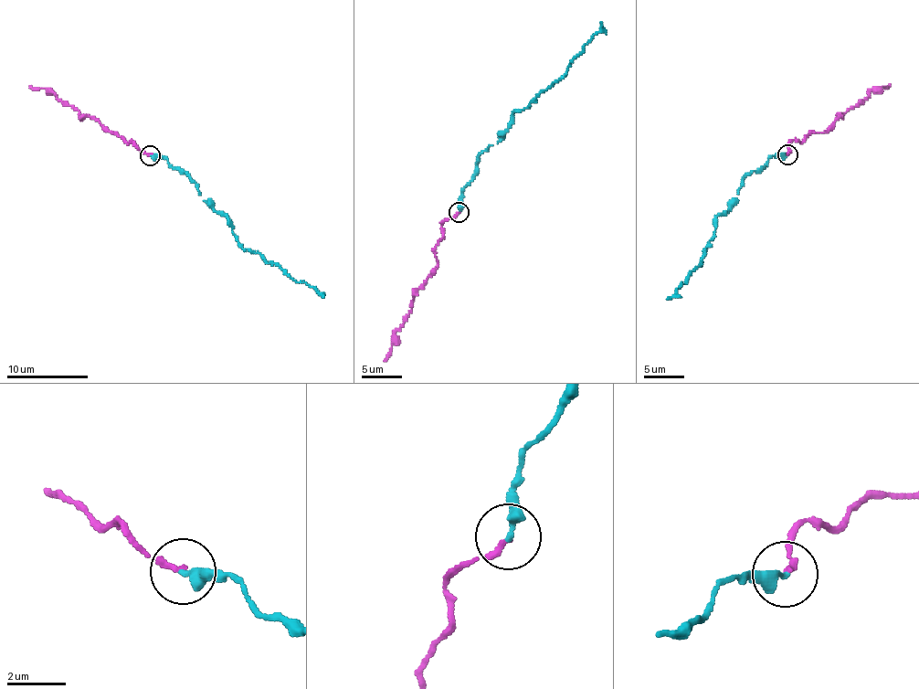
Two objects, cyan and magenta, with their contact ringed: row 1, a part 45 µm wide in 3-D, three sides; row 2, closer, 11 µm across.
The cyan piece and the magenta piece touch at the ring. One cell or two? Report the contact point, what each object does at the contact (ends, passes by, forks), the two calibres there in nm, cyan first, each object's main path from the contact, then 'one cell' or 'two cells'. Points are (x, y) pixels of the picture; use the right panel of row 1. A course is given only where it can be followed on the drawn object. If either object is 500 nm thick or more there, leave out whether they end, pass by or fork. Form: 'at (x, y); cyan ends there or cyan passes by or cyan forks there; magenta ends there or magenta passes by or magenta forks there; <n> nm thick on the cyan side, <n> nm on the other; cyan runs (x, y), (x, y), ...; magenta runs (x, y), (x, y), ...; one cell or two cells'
at (787, 154); cyan ends there; magenta ends there; 340 nm thick on the cyan side, 200 nm on the other; cyan runs (788, 154), (770, 155), (765, 166), (751, 171), (738, 200), (715, 219), (714, 236), (699, 266), (666, 299); magenta runs (786, 154), (794, 140), (804, 142), (812, 132), (829, 131), (844, 112), (859, 106), (871, 91), (889, 84); one cell

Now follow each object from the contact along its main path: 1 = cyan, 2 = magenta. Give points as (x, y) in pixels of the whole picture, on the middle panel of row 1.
1: (459, 213), (461, 190), (480, 154), (497, 143), (515, 111), (566, 72), (600, 22)
2: (458, 213), (441, 227), (442, 238), (435, 250), (438, 269), (413, 297), (412, 312), (396, 333), (384, 361)

